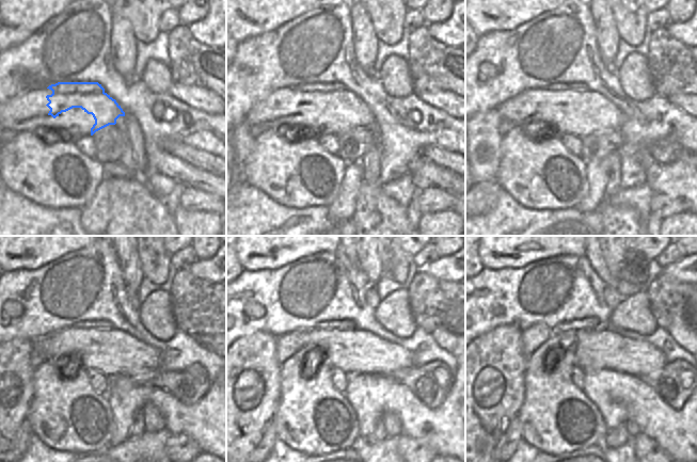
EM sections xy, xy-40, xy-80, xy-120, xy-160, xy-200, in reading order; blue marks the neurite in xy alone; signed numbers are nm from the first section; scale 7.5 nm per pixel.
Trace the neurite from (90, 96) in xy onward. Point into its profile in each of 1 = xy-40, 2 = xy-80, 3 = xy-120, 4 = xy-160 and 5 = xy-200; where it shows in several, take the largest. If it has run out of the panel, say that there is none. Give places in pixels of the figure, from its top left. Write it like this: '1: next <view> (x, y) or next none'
1: next xy-40 (348, 111)
2: next xy-80 (591, 112)
3: next xy-120 (116, 352)
4: next xy-160 (353, 350)
5: next xy-200 (596, 347)

